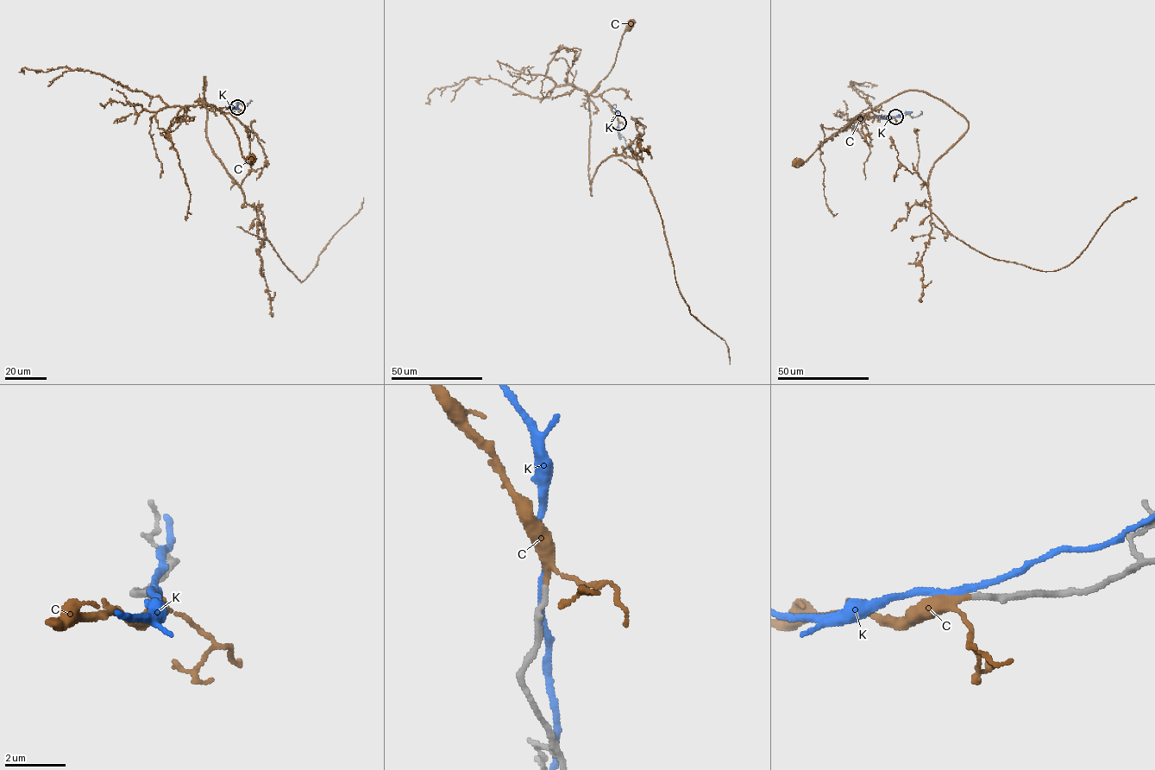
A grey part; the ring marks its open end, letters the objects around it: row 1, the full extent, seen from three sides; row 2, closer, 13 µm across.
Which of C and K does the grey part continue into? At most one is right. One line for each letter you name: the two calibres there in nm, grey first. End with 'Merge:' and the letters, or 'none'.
C: calibres 200 and 190 nm
Merge: C

